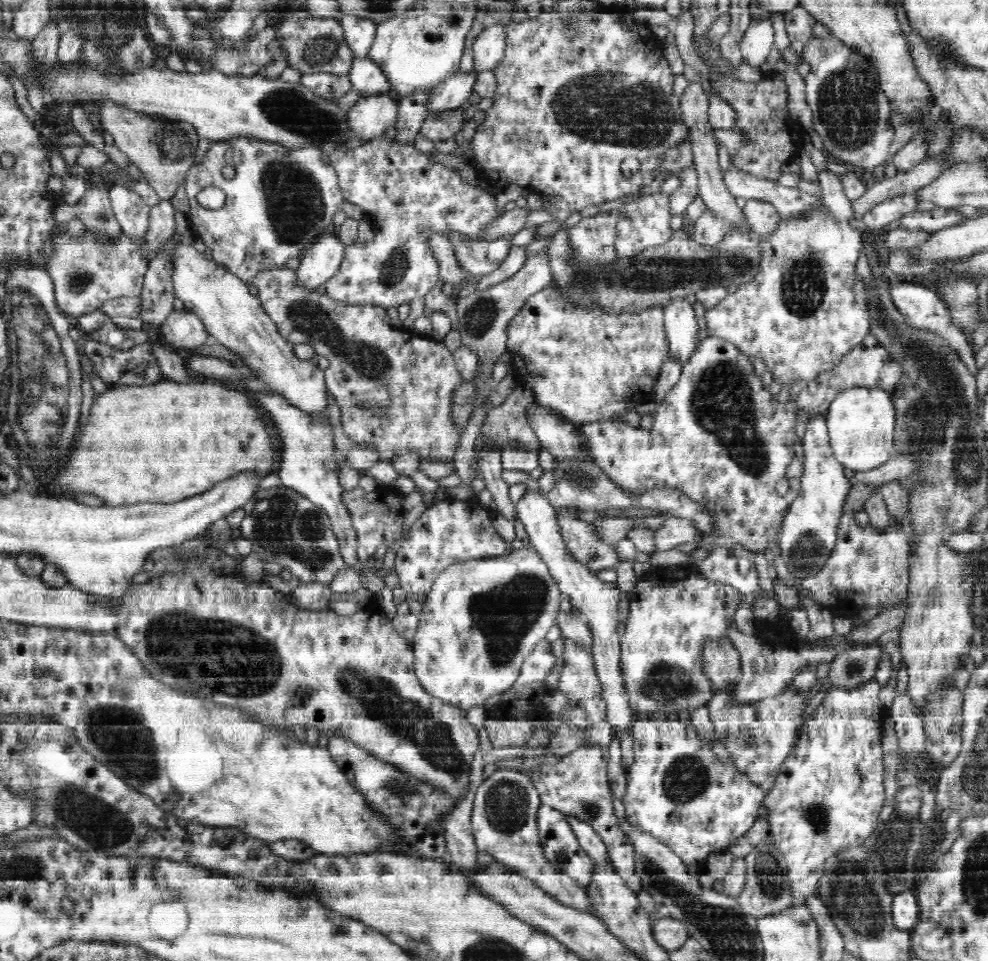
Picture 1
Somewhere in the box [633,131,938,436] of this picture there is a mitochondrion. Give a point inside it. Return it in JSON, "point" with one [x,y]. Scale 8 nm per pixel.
{"point":[803,289]}

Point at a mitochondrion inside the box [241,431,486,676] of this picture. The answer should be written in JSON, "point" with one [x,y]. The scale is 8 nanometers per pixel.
{"point":[283,526]}

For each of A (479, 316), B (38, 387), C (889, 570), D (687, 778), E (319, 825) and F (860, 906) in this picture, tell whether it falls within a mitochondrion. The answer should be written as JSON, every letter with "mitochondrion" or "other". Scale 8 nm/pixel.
{"A":"mitochondrion","B":"mitochondrion","C":"other","D":"mitochondrion","E":"other","F":"mitochondrion"}

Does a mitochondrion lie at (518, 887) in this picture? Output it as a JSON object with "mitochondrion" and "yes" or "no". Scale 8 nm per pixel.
{"mitochondrion":"no"}

